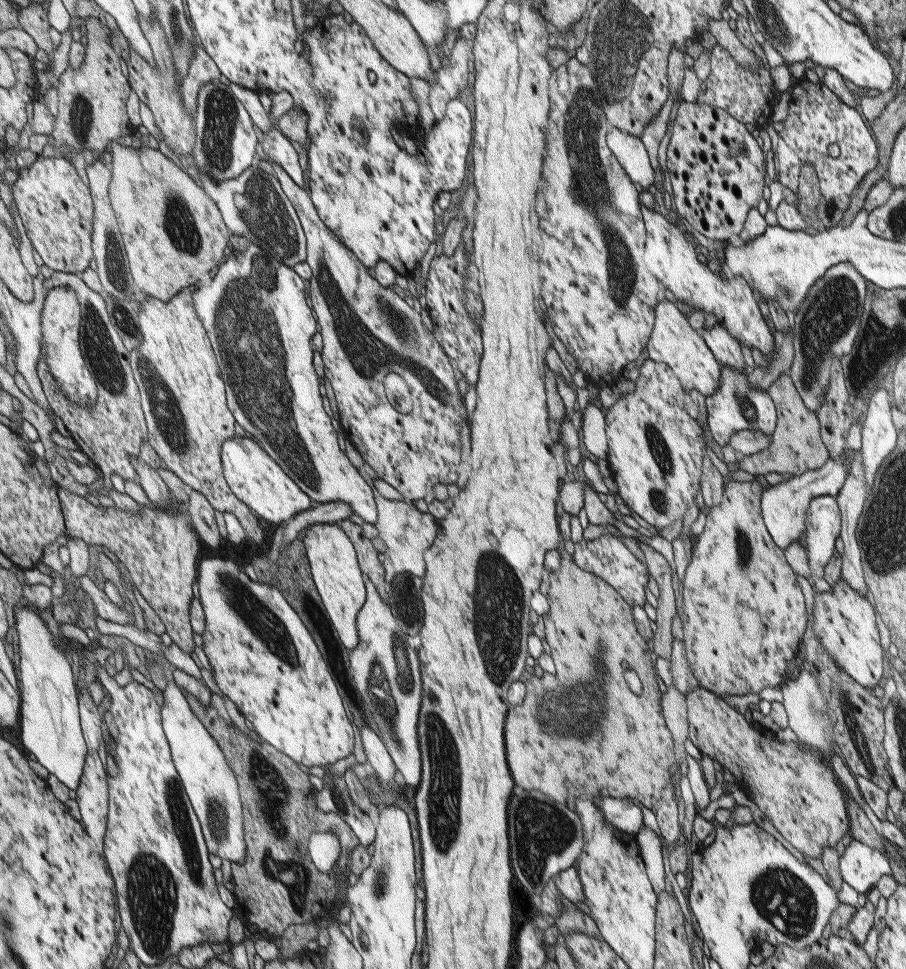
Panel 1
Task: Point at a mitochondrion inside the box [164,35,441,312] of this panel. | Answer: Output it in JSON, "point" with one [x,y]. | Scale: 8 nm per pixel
{"point":[262,209]}

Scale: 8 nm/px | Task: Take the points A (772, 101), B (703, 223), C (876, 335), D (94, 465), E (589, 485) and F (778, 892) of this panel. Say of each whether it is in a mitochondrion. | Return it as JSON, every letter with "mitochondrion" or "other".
{"A":"other","B":"other","C":"mitochondrion","D":"other","E":"other","F":"mitochondrion"}

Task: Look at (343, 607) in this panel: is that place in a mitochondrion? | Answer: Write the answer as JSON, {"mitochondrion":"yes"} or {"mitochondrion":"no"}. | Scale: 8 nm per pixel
{"mitochondrion":"no"}

